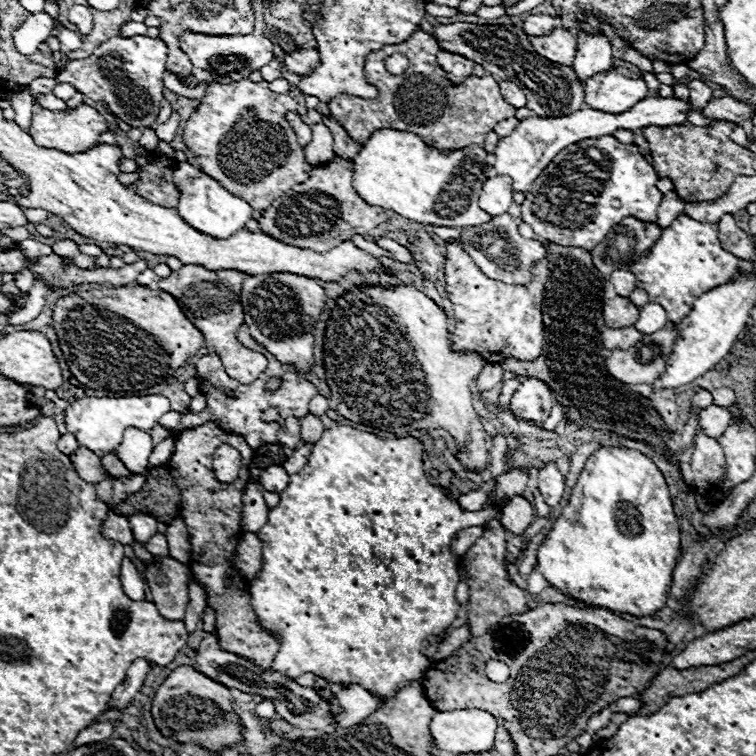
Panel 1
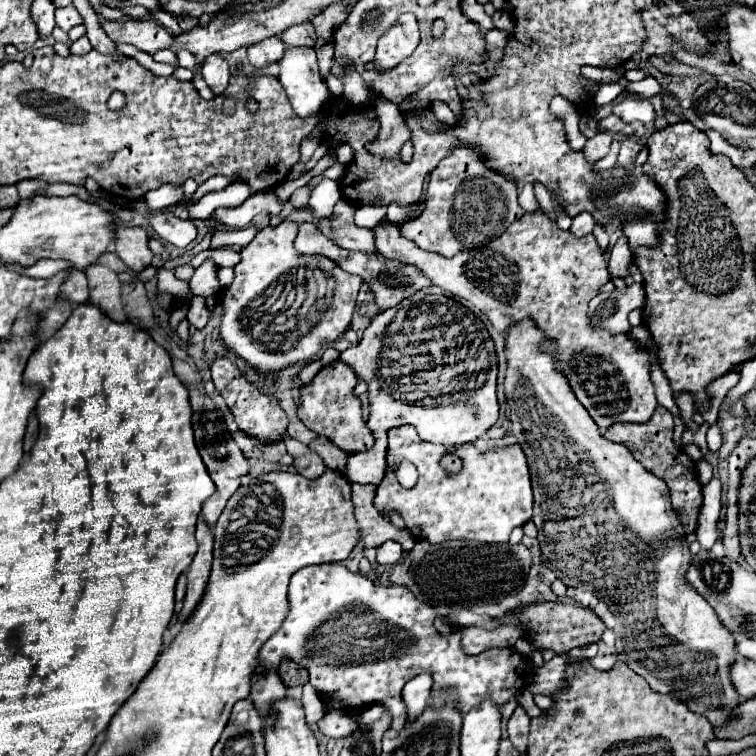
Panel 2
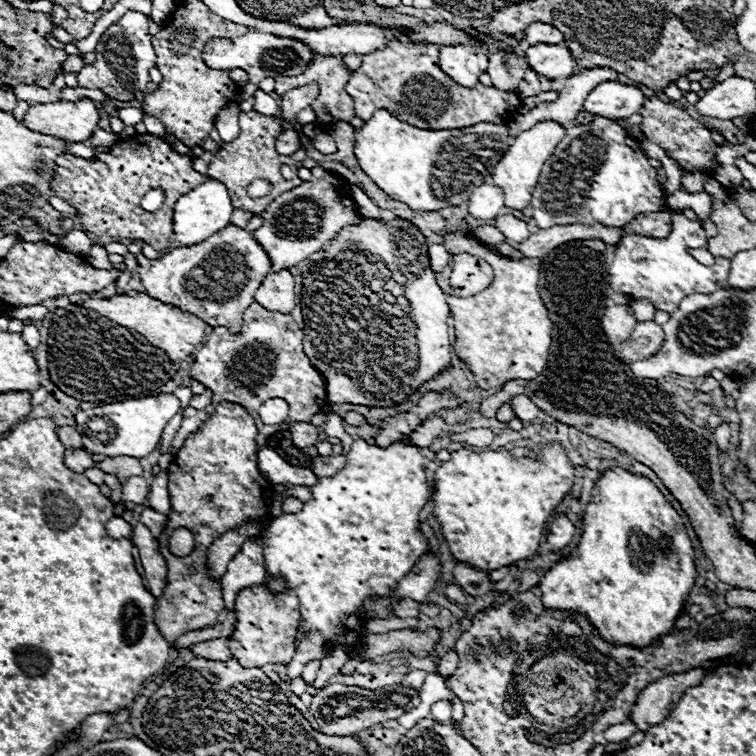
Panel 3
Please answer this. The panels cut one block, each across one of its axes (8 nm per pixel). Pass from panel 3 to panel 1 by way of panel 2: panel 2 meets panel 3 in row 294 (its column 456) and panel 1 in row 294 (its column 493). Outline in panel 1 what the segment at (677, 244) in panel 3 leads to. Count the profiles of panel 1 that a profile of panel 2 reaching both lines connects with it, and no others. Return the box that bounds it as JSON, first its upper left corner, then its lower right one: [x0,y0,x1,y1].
[630,214,738,324]

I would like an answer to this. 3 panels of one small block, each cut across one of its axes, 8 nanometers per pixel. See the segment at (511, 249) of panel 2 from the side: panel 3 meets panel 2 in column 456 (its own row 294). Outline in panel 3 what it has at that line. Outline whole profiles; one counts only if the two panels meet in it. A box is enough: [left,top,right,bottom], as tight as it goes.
[254,270,296,314]

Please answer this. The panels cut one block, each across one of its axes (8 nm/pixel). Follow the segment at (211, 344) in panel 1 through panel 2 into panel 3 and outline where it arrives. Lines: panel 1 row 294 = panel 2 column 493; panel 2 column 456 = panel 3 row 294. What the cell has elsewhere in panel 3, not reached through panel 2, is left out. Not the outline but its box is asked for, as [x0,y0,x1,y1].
[138,226,270,334]

